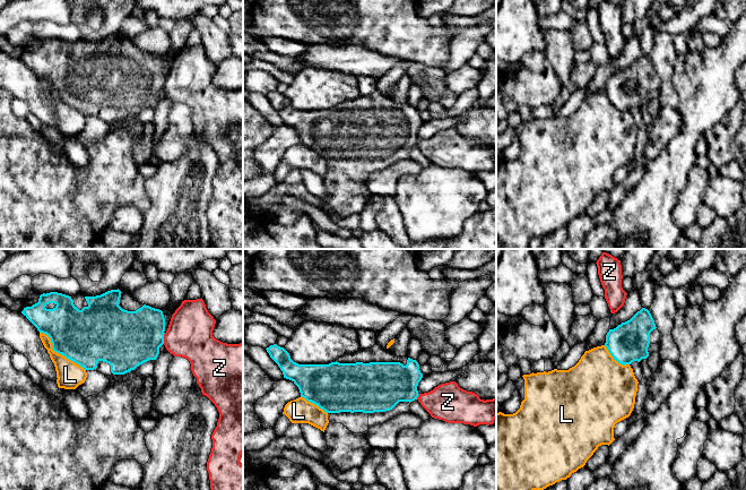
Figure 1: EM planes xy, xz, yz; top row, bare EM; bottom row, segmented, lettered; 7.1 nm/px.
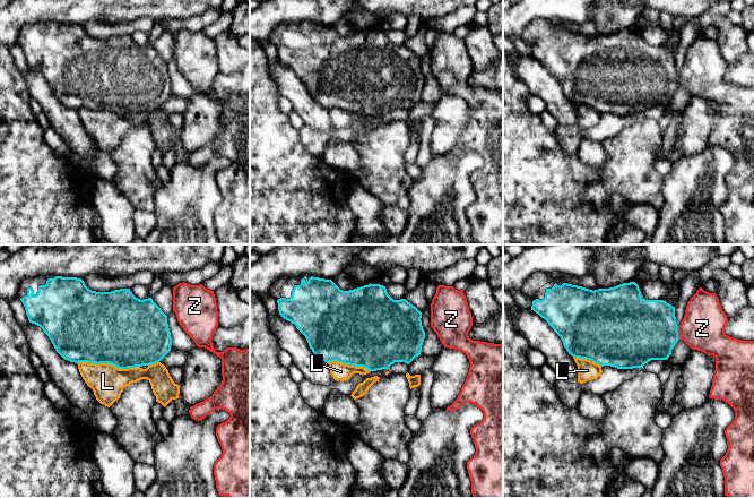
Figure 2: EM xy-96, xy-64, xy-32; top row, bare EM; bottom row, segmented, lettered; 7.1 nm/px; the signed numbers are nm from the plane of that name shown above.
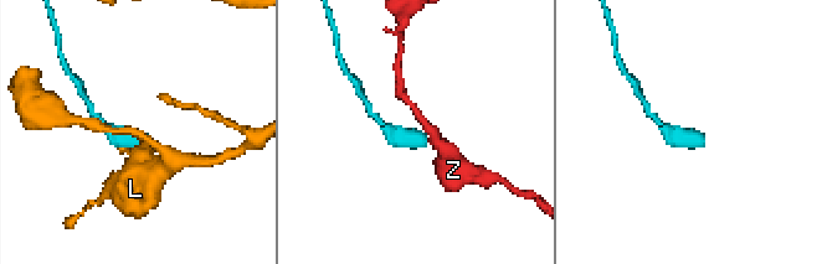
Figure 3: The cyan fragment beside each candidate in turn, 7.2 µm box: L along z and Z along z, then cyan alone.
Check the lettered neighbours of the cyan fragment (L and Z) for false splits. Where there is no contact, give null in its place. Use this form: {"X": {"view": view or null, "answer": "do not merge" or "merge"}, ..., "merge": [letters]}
{"L": {"view": "xy", "answer": "do not merge"}, "Z": {"view": "xy", "answer": "do not merge"}, "merge": []}

